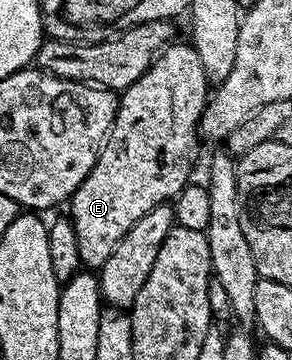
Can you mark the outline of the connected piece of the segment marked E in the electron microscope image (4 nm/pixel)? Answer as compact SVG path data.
M174 42L169 45L159 55L158 59L150 65L150 69L138 79L138 81L130 88L125 89L120 96L120 107L116 115L114 115L114 125L110 128L110 135L106 137L105 144L98 154L98 160L94 163L94 168L84 178L84 182L74 195L68 201L68 219L74 224L76 230L76 246L80 250L80 258L83 265L90 270L100 270L104 266L104 262L108 262L108 254L112 254L112 250L116 250L116 242L120 242L120 238L124 238L124 234L128 234L128 230L132 230L132 226L136 226L136 222L140 218L144 218L144 214L148 214L148 210L152 210L157 204L165 204L173 201L178 193L191 183L190 167L194 164L194 159L198 156L198 140L200 141L200 121L203 112L206 111L208 103L208 81L204 74L204 66L200 66L200 54L196 54L196 50L189 44L178 44Z

